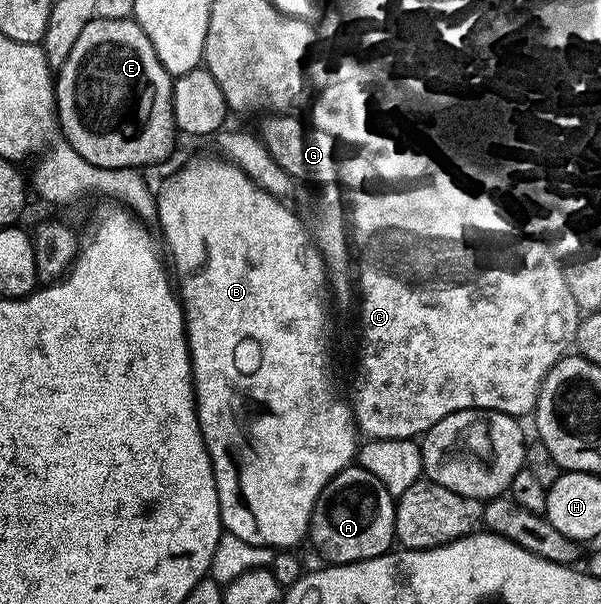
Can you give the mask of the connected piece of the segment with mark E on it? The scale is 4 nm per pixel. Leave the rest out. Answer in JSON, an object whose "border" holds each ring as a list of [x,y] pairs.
{"border":[[[94,17],[84,24],[84,32],[76,39],[68,60],[56,71],[54,100],[58,125],[62,134],[88,160],[88,164],[115,170],[116,168],[147,168],[162,162],[174,146],[174,113],[172,112],[172,76],[160,64],[152,42],[133,17],[124,20],[104,20]]]}

